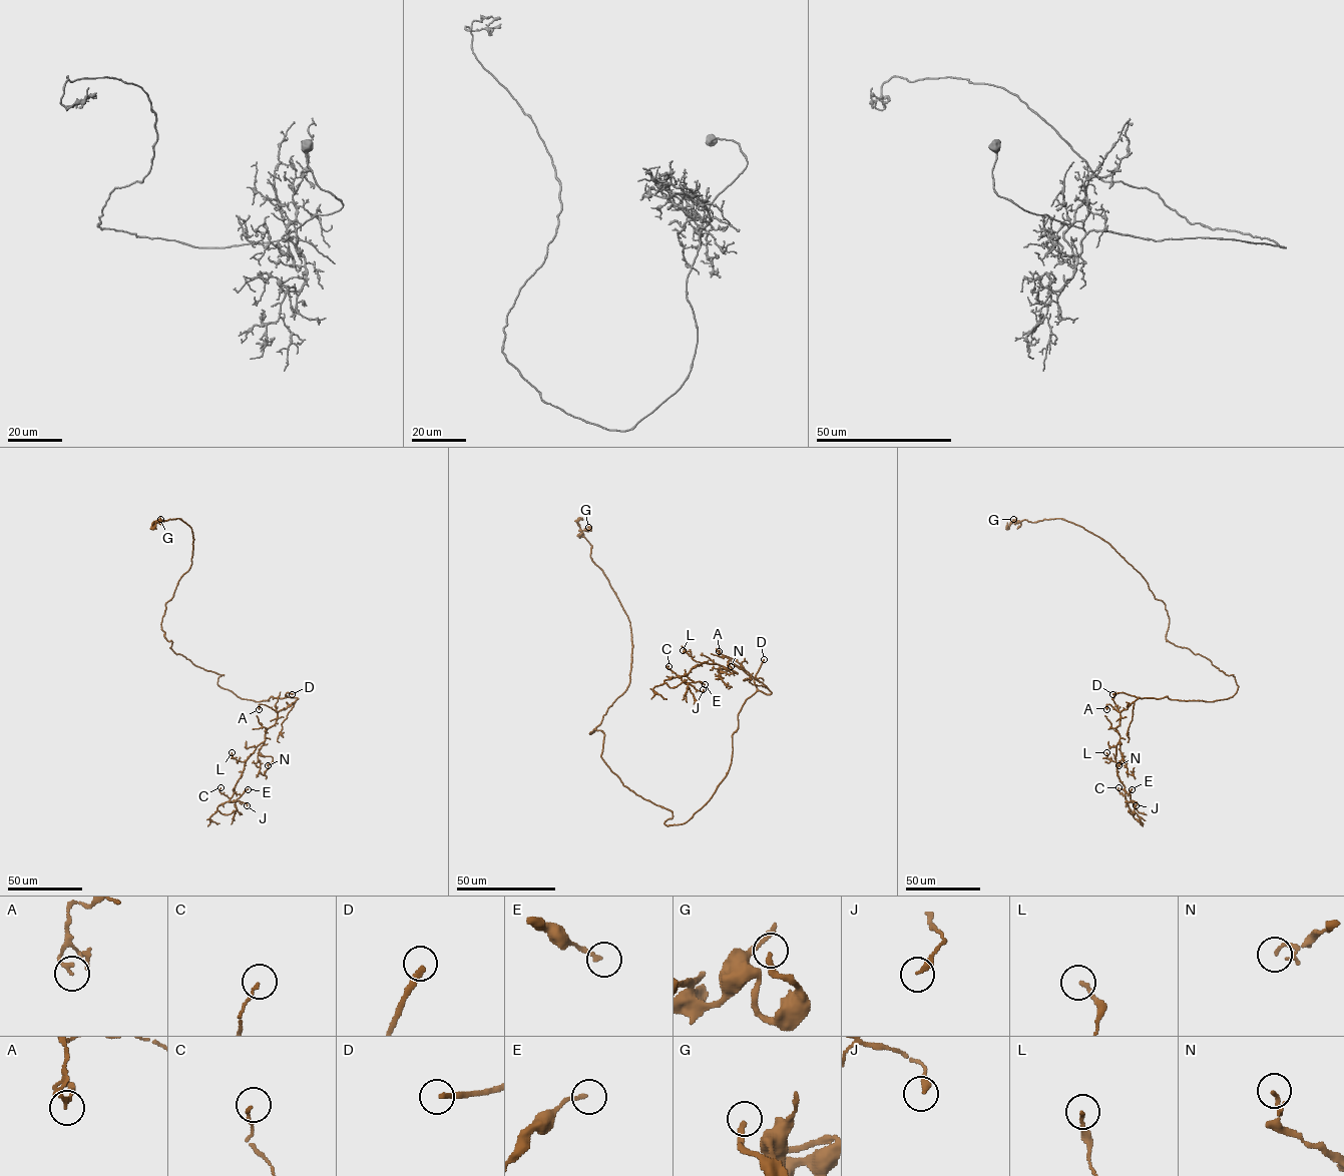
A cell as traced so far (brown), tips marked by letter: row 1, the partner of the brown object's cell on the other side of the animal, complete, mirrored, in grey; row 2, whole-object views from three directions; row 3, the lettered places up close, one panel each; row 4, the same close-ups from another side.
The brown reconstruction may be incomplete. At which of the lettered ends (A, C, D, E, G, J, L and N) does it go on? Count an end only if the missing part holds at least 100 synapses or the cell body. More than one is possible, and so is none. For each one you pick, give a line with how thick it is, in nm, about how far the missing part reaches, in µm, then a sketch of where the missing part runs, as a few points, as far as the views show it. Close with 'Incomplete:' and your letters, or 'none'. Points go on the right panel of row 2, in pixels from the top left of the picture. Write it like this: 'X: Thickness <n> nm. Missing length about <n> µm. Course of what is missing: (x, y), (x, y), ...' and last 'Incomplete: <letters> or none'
D: Thickness 240 nm. Missing length about 50 µm. Course of what is missing: (1112, 694), (1086, 694), (1066, 701), (1055, 699)
Incomplete: D

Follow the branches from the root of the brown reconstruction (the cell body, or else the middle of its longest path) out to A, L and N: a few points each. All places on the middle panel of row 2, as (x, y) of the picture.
A: (666, 809), (663, 823), (680, 824), (708, 801), (729, 769), (743, 704), (771, 693), (719, 651)
L: (666, 809), (663, 823), (680, 824), (708, 801), (729, 769), (743, 704), (771, 693), (744, 669), (683, 650)
N: (666, 809), (663, 823), (680, 824), (708, 801), (743, 704), (771, 693), (733, 663), (719, 670), (731, 666)

